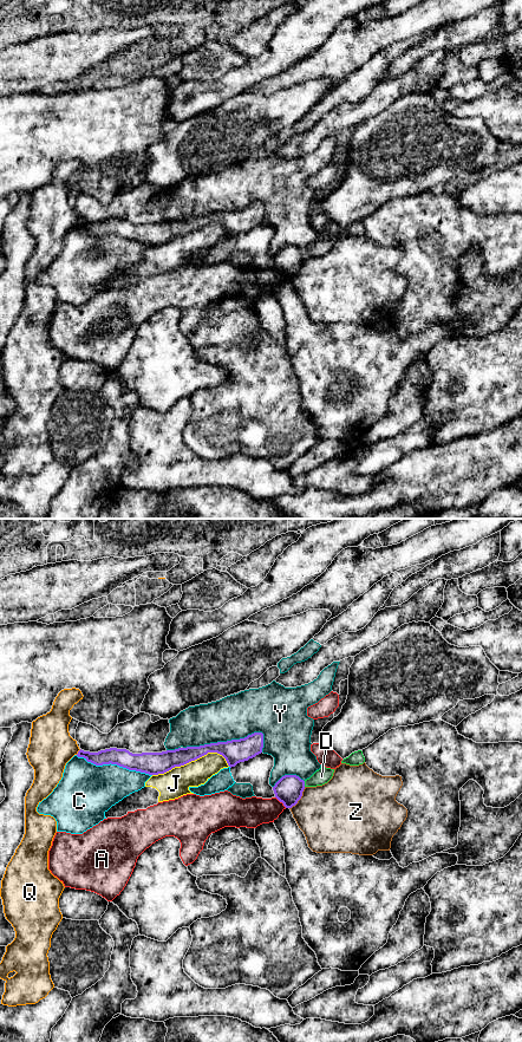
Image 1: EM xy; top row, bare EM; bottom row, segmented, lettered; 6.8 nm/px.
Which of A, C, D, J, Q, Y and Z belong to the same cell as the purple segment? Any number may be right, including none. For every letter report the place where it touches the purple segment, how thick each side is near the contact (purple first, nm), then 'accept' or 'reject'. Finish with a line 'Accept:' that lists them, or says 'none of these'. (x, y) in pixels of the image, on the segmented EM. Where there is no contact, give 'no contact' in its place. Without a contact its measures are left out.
A: xy (281, 801) | 190/200 nm | reject
C: xy (113, 763) | 150/360 nm | reject
D: xy (304, 783) | 190/110 nm | reject
J: xy (191, 760) | 150/190 nm | reject
Q: xy (78, 751) | 110/300 nm | reject
Y: xy (223, 742) | 160/300 nm | reject
Z: xy (300, 798) | 190/440 nm | reject
Accept: none of these

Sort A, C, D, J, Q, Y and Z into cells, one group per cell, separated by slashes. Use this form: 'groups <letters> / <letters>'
groups A / C / D / J Y / Q / Z

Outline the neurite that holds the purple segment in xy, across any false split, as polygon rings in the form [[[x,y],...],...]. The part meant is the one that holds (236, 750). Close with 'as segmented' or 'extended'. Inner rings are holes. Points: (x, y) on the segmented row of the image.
[[[254,732],[244,738],[217,742],[200,747],[178,748],[162,753],[132,754],[126,749],[110,748],[98,753],[79,750],[77,756],[84,757],[96,766],[117,764],[129,770],[136,770],[149,775],[164,774],[175,767],[184,766],[208,753],[222,755],[228,766],[235,767],[240,762],[248,761],[262,753],[263,734]]] | as segmented

